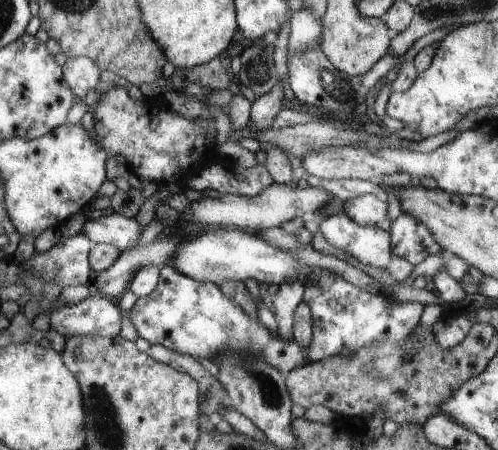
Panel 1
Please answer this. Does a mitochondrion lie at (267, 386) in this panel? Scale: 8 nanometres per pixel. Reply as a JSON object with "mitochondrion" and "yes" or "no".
{"mitochondrion":"yes"}

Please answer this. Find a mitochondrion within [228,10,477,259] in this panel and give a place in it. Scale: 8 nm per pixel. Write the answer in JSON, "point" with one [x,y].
{"point":[336,87]}

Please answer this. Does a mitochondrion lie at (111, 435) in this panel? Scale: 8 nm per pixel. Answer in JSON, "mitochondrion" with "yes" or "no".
{"mitochondrion":"yes"}

